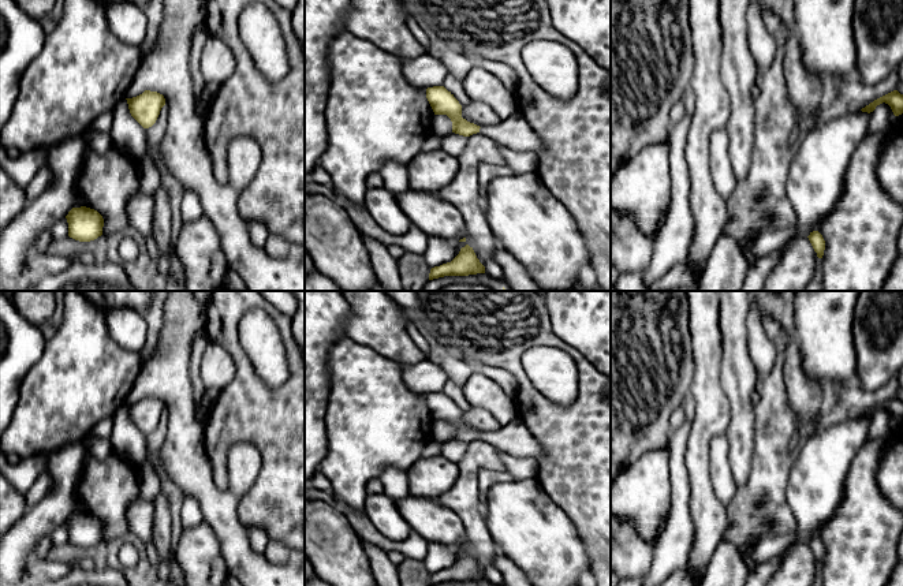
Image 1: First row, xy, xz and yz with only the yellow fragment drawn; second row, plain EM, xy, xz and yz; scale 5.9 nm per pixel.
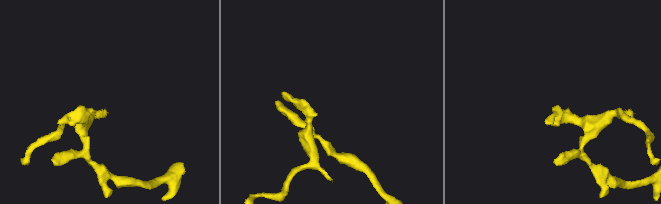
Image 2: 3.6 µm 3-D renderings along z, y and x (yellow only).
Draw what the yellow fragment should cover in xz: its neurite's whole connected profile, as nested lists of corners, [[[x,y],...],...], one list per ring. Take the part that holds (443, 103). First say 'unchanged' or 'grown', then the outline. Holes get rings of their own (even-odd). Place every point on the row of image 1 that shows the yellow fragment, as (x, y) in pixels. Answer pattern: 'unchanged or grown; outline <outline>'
grown; outline [[[444,86],[426,89],[426,98],[434,115],[447,115],[452,122],[452,132],[470,137],[481,132],[501,146],[516,152],[540,153],[544,148],[541,139],[529,126],[525,117],[516,111],[505,120],[499,120],[495,126],[477,126],[462,117],[462,105]]]

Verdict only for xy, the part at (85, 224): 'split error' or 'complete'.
complete

